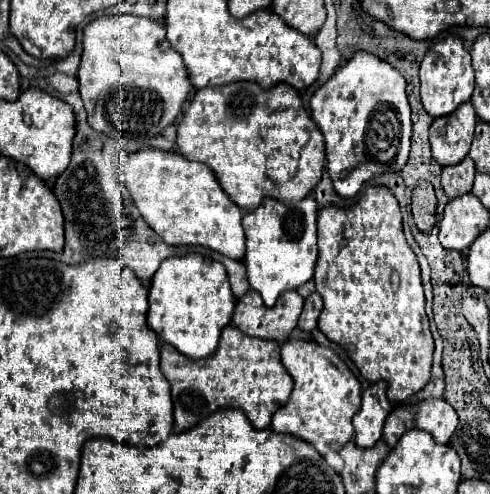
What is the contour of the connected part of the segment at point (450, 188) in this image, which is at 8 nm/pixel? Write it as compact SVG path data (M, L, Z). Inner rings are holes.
M466 157L464 161L460 161L458 165L450 165L442 169L442 189L444 193L454 199L460 197L464 193L472 191L472 183L474 183L474 163L470 157Z

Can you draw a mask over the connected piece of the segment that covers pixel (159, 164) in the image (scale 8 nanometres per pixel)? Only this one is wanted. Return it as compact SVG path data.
M144 149L128 157L122 169L122 181L146 223L168 245L202 245L224 257L244 259L242 209L222 191L208 165L188 161L174 151Z

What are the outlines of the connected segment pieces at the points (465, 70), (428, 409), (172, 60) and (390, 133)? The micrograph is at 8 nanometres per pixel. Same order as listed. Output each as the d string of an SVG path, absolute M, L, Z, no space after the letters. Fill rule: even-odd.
M446 37L438 41L420 63L420 97L430 117L444 117L458 105L466 103L474 91L474 71L470 65L470 53L464 49L460 37Z
M428 399L418 403L396 405L388 415L384 439L394 447L400 437L410 429L422 429L434 437L436 443L446 445L454 435L458 425L458 415L452 405L444 399Z
M136 15L98 17L86 25L78 81L90 127L134 141L150 141L172 125L192 89L182 57L166 41L164 25Z
M358 51L332 79L314 93L310 101L310 115L326 141L326 169L332 177L334 191L340 197L354 197L366 181L388 171L400 171L408 163L412 137L412 111L406 97L406 81L390 63L376 55Z

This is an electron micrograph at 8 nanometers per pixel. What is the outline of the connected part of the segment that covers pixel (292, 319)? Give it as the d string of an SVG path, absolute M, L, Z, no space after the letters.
M250 289L242 299L236 301L232 321L250 337L284 343L298 323L302 303L304 299L298 291L286 291L280 295L274 307L264 307L260 293Z

